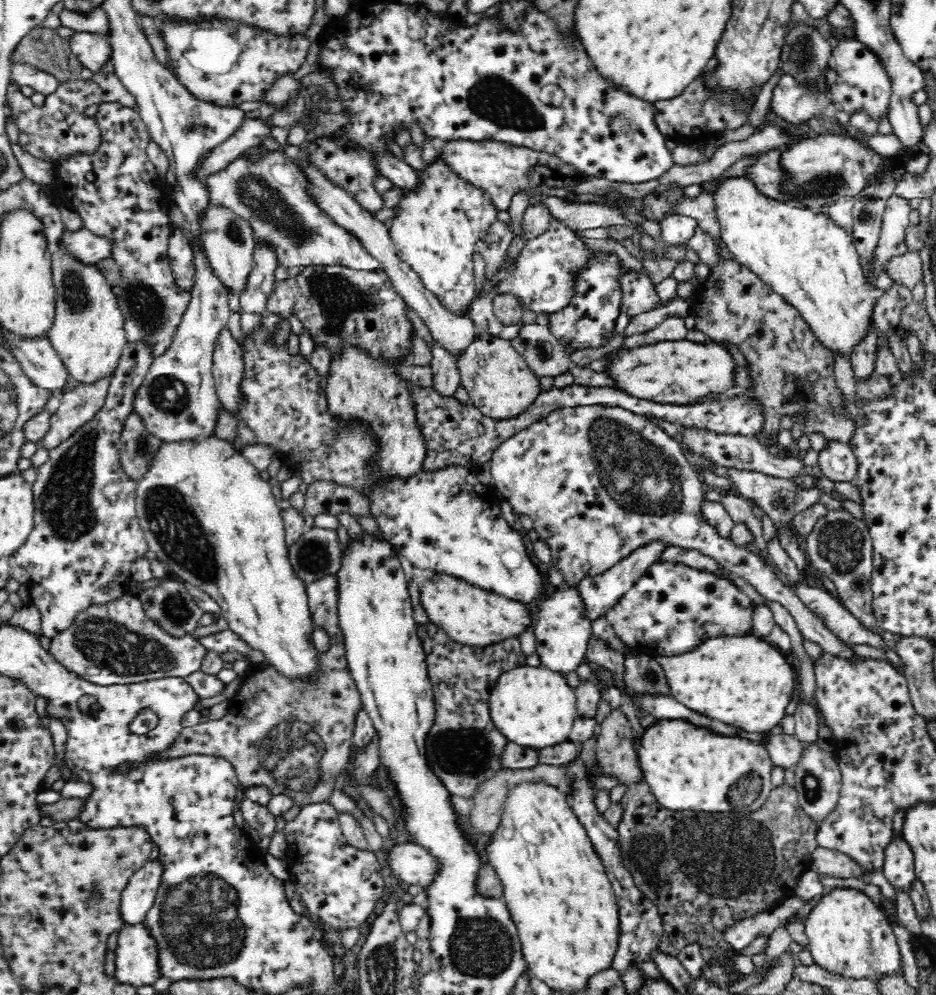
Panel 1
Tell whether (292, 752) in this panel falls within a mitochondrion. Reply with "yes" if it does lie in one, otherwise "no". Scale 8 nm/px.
yes

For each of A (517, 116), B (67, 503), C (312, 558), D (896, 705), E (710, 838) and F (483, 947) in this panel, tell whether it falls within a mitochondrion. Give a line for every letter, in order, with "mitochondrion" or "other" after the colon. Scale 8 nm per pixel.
A: mitochondrion
B: mitochondrion
C: mitochondrion
D: other
E: mitochondrion
F: mitochondrion

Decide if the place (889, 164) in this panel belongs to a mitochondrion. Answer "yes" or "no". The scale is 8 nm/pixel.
no

